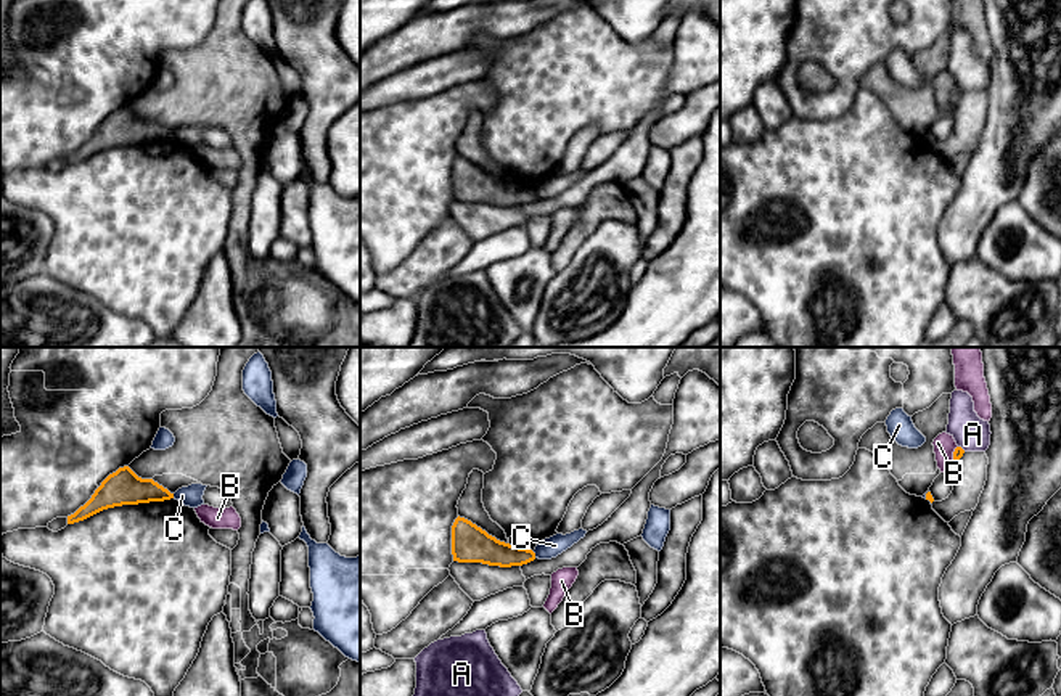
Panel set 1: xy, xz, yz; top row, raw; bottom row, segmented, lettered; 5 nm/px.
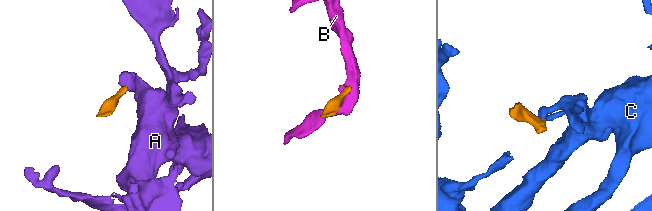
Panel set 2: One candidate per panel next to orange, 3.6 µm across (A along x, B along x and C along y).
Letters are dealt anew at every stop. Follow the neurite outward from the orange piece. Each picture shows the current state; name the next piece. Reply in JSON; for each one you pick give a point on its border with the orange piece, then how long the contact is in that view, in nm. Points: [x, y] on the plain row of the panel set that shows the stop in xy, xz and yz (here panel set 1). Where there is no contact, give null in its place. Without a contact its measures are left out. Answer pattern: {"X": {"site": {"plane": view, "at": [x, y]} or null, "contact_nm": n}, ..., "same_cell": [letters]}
{"same_cell": []}

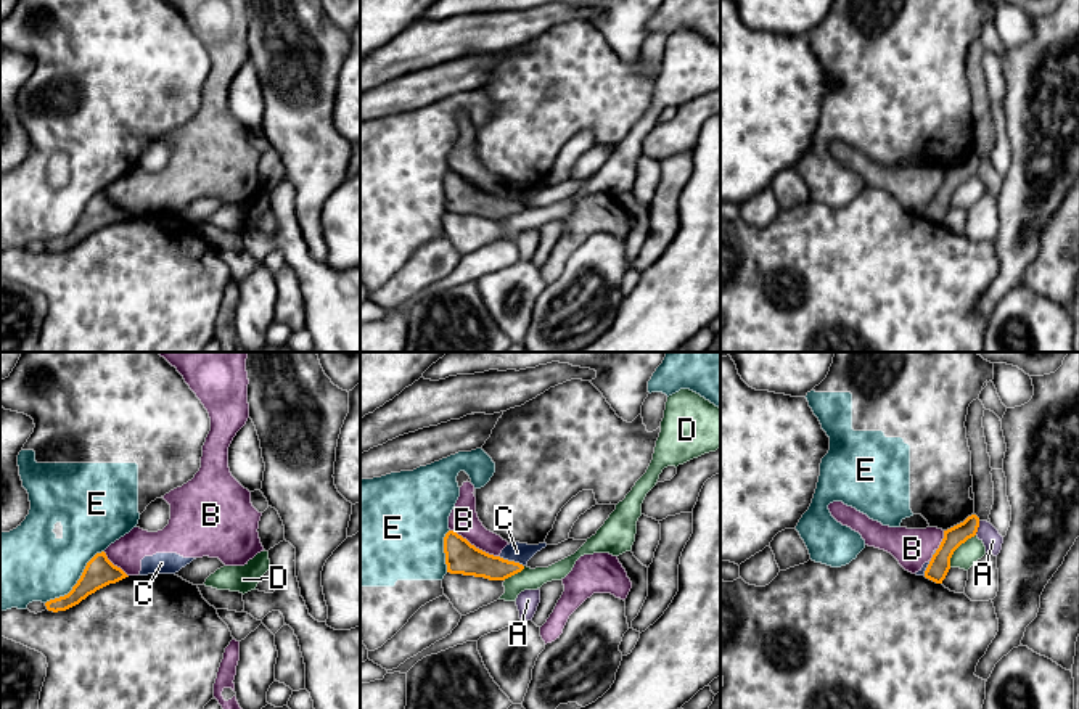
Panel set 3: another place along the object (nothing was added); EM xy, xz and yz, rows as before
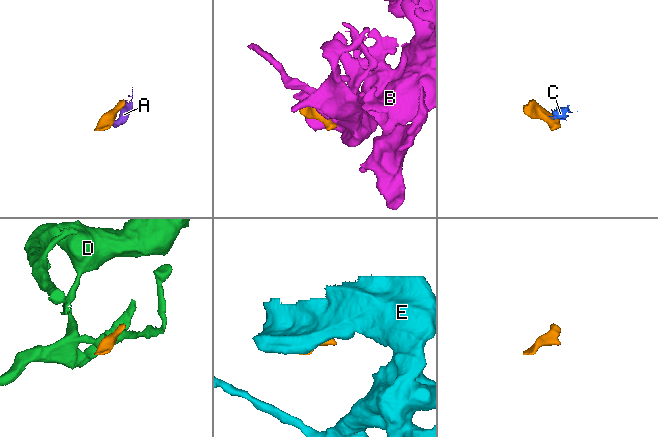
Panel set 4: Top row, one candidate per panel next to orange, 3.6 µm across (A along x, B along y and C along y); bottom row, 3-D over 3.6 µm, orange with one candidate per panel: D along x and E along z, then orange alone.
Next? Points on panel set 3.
{"same_cell": []}

